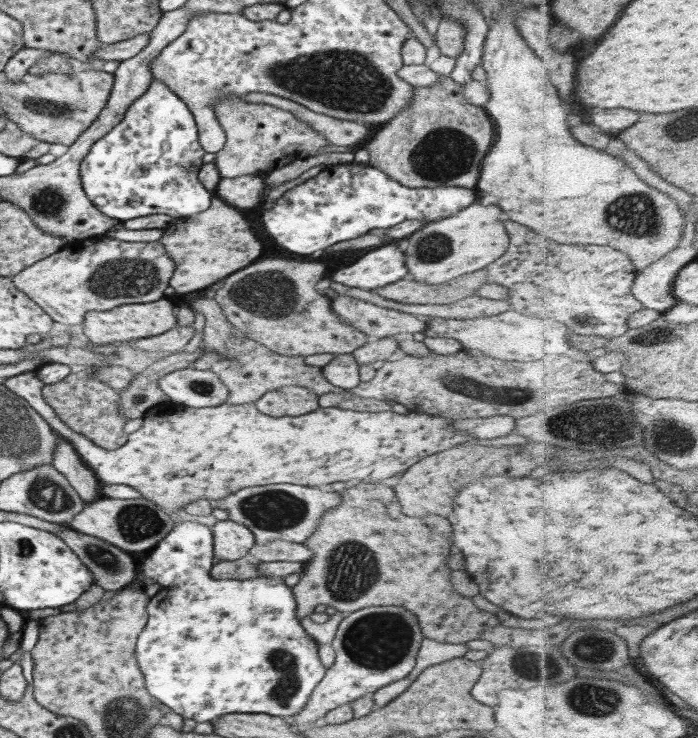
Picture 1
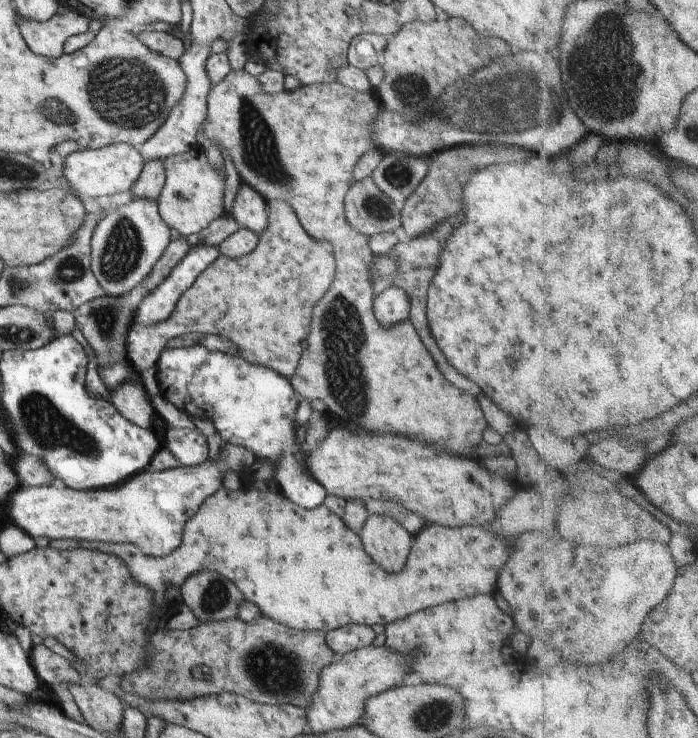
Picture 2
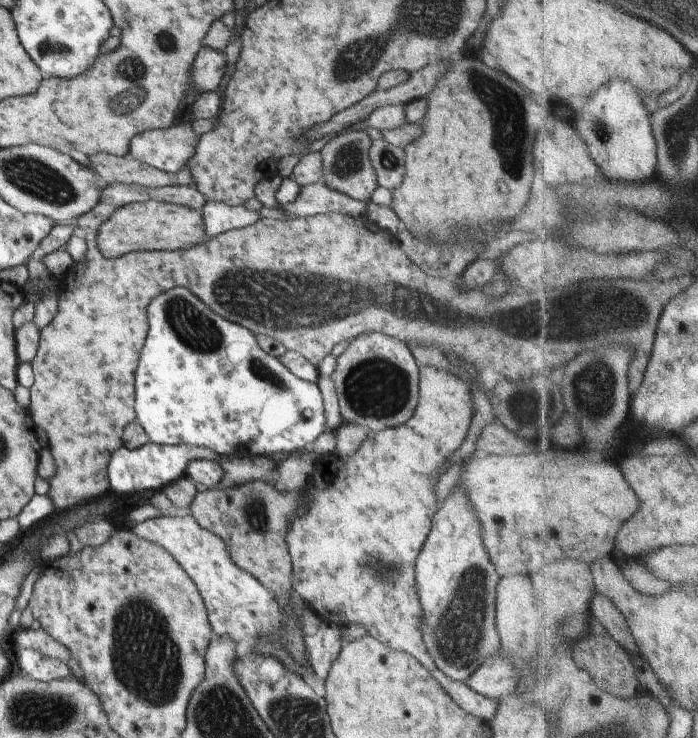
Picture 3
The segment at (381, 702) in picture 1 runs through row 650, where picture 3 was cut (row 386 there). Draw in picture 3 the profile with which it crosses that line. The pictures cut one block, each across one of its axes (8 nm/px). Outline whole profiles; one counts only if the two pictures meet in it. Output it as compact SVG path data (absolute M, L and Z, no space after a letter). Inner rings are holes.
M419 365L419 401L412 416L402 426L370 431L358 450L347 456L345 463L333 464L333 473L324 469L324 463L329 459L318 458L312 470L314 491L309 497L310 504L302 516L289 524L285 539L293 564L293 590L322 621L339 626L349 622L362 623L369 631L368 635L386 647L409 652L417 658L462 710L490 722L497 713L500 700L473 691L466 683L451 679L436 666L423 641L423 610L414 588L417 556L428 538L435 514L442 506L436 499L436 484L447 461L467 437L472 414L472 398L462 379L444 368ZM326 474L330 476L329 481L324 479Z

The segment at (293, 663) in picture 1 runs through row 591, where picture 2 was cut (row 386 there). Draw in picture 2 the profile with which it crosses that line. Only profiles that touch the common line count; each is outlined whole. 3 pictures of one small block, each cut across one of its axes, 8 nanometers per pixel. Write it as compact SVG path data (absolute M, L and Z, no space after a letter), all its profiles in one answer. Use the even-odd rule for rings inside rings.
M202 346L162 350L156 363L161 395L190 418L210 420L223 438L252 451L257 459L271 459L276 465L274 484L294 505L319 508L327 496L307 470L308 447L297 444L295 411L300 399L290 382L270 368L249 364L237 355L208 352Z

